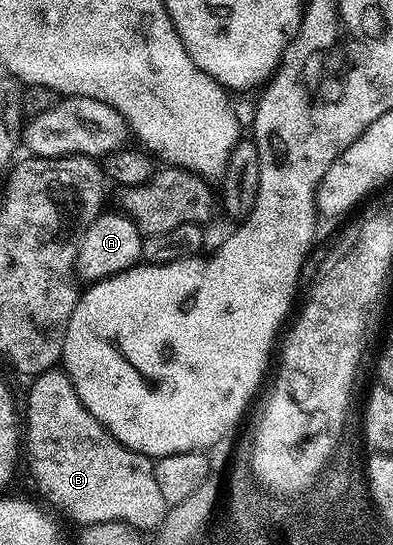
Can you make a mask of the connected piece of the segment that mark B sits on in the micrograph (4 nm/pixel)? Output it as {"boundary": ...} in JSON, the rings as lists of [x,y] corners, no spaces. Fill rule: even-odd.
{"boundary":[[[58,368],[51,369],[48,373],[40,373],[38,377],[30,382],[31,390],[27,393],[27,421],[25,417],[25,461],[31,464],[31,477],[39,484],[39,493],[55,509],[60,509],[71,521],[80,521],[80,526],[100,525],[106,521],[122,521],[123,524],[132,527],[155,527],[158,526],[168,511],[168,503],[161,499],[161,491],[157,488],[155,478],[155,461],[143,453],[133,451],[125,447],[116,437],[109,432],[81,403],[81,399],[76,395],[71,380],[68,379],[66,372]]]}

